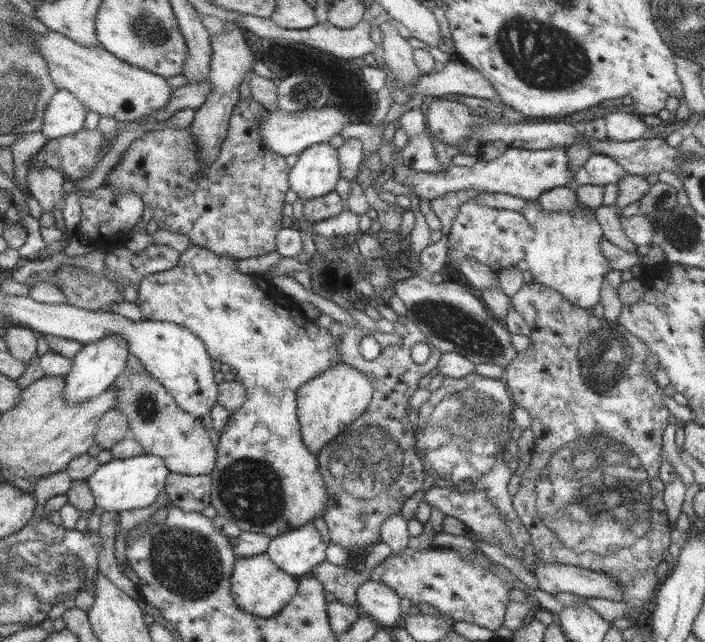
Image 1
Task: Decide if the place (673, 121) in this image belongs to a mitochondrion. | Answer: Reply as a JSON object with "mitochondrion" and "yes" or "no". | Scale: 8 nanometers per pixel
{"mitochondrion":"no"}

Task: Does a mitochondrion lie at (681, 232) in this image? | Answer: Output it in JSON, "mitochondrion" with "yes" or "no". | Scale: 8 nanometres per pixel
{"mitochondrion":"yes"}

